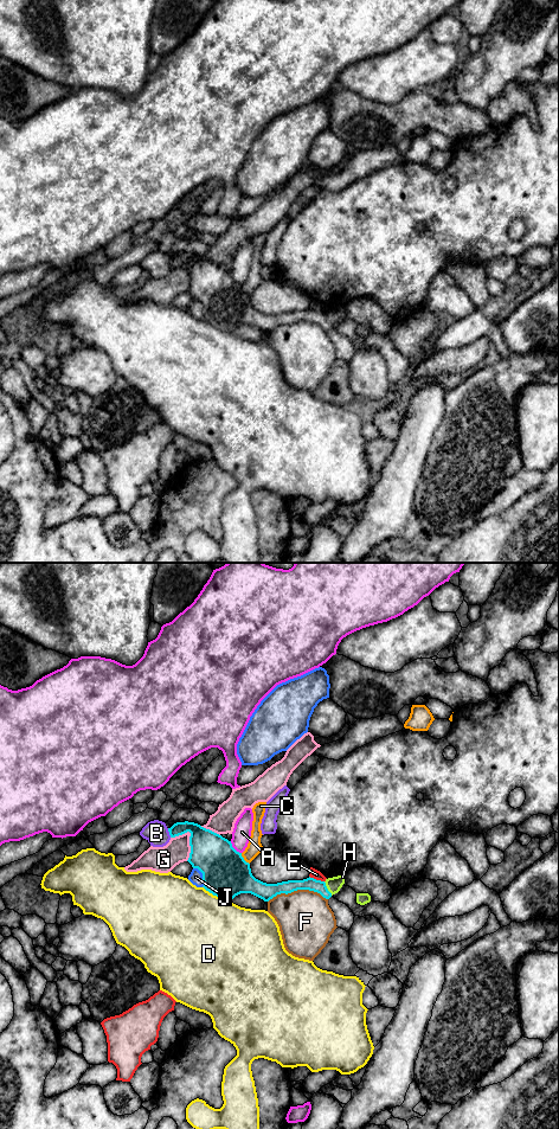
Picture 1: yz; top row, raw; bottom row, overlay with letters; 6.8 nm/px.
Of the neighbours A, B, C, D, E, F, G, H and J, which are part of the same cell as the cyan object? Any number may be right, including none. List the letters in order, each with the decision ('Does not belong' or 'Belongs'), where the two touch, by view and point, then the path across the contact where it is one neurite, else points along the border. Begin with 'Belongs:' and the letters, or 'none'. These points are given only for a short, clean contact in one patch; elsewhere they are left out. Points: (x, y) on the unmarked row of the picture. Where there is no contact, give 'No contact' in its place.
Belongs: none
A: Does not belong. Touches cyan at yz (233, 280)
B: Does not belong. Touches cyan at yz (169, 264). Boundary: yz (167, 260), (171, 268)
C: Does not belong. Touches cyan at yz (243, 290)
D: Does not belong. Touches cyan at yz (217, 327)
E: Does not belong. Touches cyan at yz (315, 310)
F: Does not belong. Touches cyan at yz (297, 320). Boundary: yz (327, 329), (313, 322), (294, 321), (277, 325), (268, 333)
G: Does not belong. Touches cyan at yz (190, 276)
H: Does not belong. Touches cyan at yz (327, 320). Boundary: yz (323, 313), (332, 326)
J: Does not belong. Touches cyan at yz (203, 307)

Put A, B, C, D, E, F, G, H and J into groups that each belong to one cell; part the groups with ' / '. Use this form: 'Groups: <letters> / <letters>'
Groups: A / B / C / D / E / F / G / H / J

